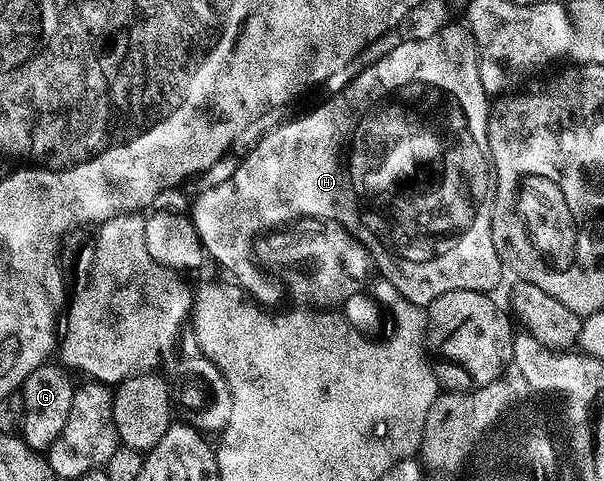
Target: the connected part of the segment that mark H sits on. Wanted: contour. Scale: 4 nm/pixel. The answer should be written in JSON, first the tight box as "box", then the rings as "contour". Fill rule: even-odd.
{"box":[191,26,503,306],"contour":[[[446,26],[436,32],[431,38],[422,40],[402,39],[401,44],[391,50],[386,57],[379,59],[369,69],[363,70],[350,82],[345,89],[325,98],[318,108],[313,108],[303,116],[281,125],[279,128],[271,128],[266,131],[260,142],[248,153],[242,155],[238,162],[238,169],[227,182],[222,182],[210,188],[201,188],[198,196],[191,200],[191,219],[197,236],[201,240],[206,257],[214,260],[228,279],[244,295],[249,295],[250,301],[258,305],[277,304],[283,300],[283,288],[275,282],[272,275],[261,272],[259,265],[253,261],[253,248],[249,243],[260,232],[268,233],[270,230],[289,226],[292,220],[300,216],[310,216],[313,222],[332,222],[349,232],[369,252],[372,267],[381,271],[381,276],[386,285],[397,295],[402,296],[408,304],[427,306],[435,298],[439,298],[448,292],[455,290],[475,290],[486,294],[492,293],[493,287],[501,280],[503,265],[501,255],[493,245],[491,234],[491,218],[493,217],[493,190],[495,177],[493,174],[493,159],[489,157],[489,118],[491,115],[491,97],[483,90],[483,82],[479,82],[479,66],[477,65],[477,43],[473,41],[473,35],[468,27],[453,28]]]}

